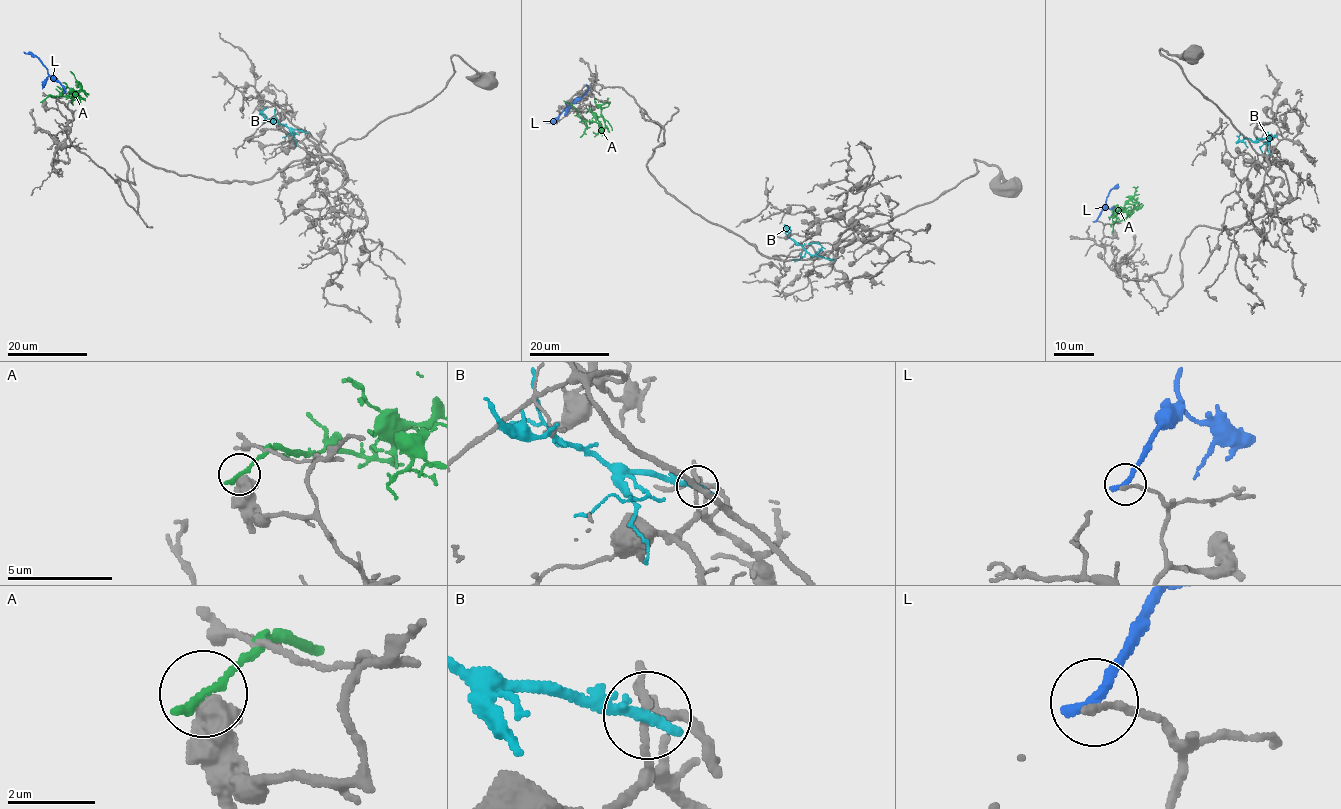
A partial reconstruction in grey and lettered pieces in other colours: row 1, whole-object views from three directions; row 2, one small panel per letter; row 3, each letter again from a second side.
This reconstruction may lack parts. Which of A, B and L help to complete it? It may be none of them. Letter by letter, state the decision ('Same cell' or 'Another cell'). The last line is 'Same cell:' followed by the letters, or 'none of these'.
A: Another cell
B: Another cell
L: Another cell
Same cell: none of these

